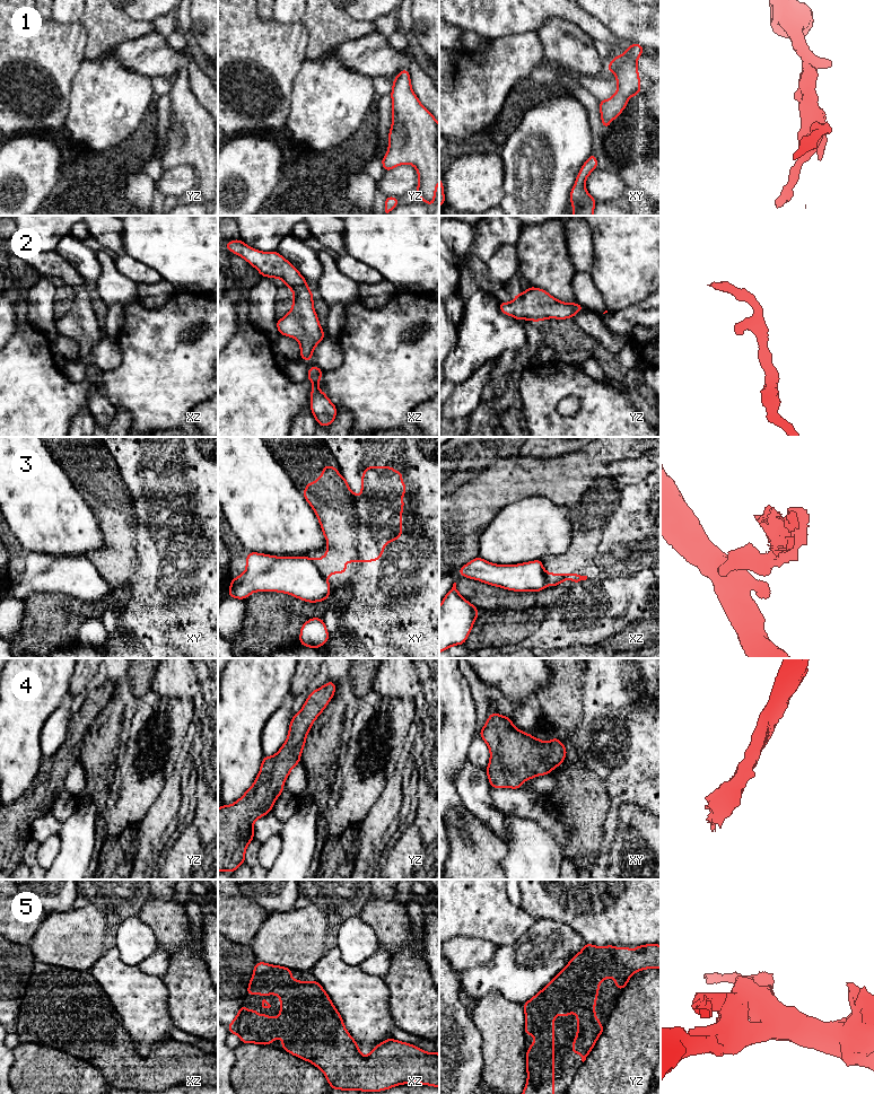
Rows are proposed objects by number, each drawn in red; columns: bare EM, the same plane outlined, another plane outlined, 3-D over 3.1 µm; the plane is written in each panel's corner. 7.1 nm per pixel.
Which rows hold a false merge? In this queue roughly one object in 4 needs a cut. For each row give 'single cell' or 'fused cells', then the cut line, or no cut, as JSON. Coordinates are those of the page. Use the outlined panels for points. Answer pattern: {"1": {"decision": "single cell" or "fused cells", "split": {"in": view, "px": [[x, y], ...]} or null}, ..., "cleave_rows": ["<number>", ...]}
{"1": {"decision": "single cell", "split": null}, "2": {"decision": "single cell", "split": null}, "3": {"decision": "fused cells", "split": {"in": "xy", "px": [[308, 559], [326, 580]]}}, "4": {"decision": "single cell", "split": null}, "5": {"decision": "single cell", "split": null}, "cleave_rows": ["3"]}

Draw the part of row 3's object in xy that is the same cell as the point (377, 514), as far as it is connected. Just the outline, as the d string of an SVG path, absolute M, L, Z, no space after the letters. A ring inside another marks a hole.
M323 465L321 476L307 483L301 495L315 511L329 543L323 558L309 559L326 580L330 574L348 571L343 562L377 561L384 553L385 543L402 537L402 508L405 506L402 496L405 492L402 472L392 466L367 466L361 476L361 497L358 498L335 466Z

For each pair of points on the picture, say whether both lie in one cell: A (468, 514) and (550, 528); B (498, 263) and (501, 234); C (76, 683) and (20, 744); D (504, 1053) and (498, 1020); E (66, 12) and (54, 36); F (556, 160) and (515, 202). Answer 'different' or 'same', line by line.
A: different
B: different
C: different
D: same
E: different
F: same

